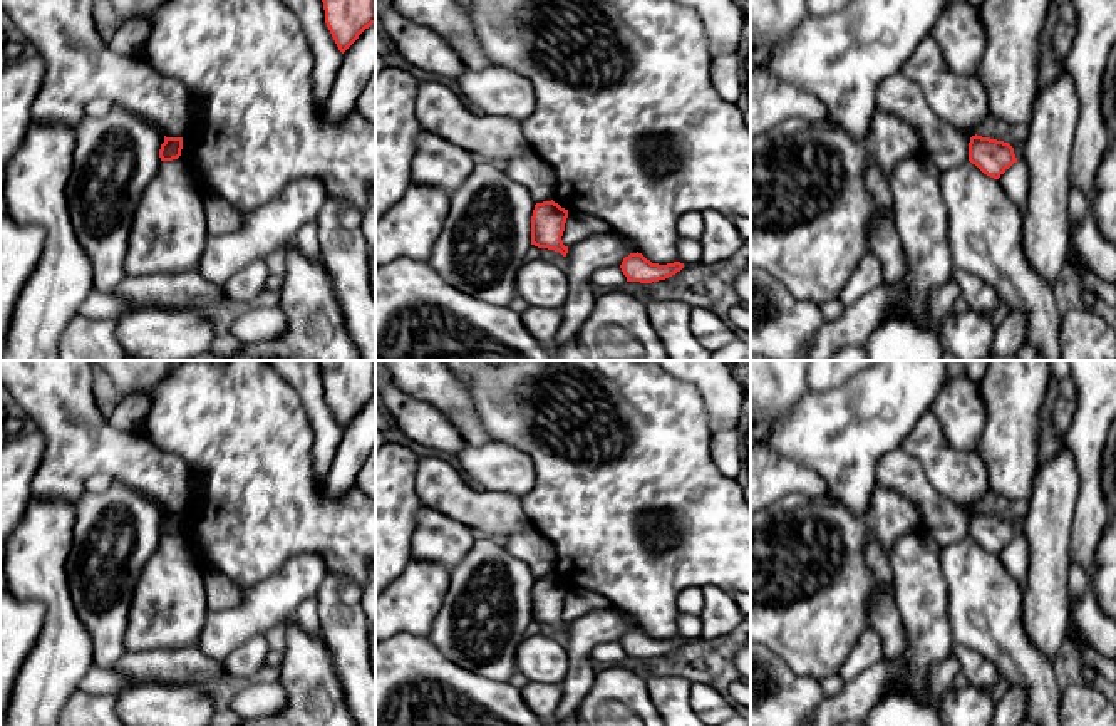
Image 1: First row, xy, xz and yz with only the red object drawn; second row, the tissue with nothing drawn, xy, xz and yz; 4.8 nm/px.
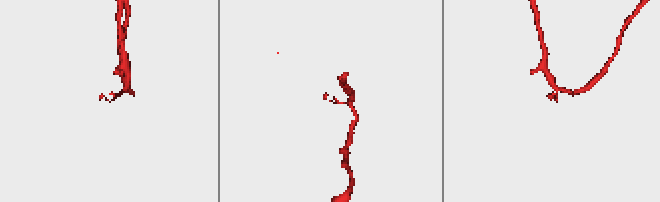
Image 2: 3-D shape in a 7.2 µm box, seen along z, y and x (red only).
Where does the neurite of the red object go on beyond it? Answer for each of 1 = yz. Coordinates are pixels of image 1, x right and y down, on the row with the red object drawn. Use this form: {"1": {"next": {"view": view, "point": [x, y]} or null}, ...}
{"1": {"next": null}}

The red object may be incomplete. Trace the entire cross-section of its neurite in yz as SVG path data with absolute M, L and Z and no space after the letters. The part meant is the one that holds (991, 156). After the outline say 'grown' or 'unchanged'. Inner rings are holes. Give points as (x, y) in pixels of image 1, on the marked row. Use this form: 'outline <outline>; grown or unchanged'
outline M975 134L969 143L969 161L984 174L999 179L1014 163L1017 163L1017 158L1009 143Z; unchanged

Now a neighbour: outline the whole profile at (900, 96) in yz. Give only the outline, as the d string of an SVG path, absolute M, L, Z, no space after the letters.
M898 72L878 86L876 107L917 127L922 151L940 173L969 161L970 137L940 119L918 84L905 74Z

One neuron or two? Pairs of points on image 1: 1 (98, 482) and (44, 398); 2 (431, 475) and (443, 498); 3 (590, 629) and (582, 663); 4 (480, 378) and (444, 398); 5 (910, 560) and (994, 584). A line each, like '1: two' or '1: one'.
1: two
2: one
3: one
4: two
5: two

